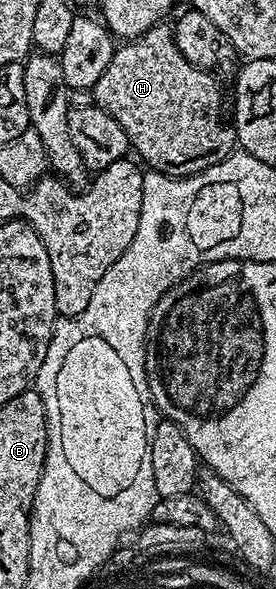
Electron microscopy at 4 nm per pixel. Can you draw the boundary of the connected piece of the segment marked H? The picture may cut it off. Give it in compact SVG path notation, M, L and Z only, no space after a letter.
M163 23L115 48L112 63L94 85L92 101L124 127L131 150L138 152L153 172L193 177L236 149L233 128L222 122L222 93L217 80L213 72L184 59L176 47L173 28Z

